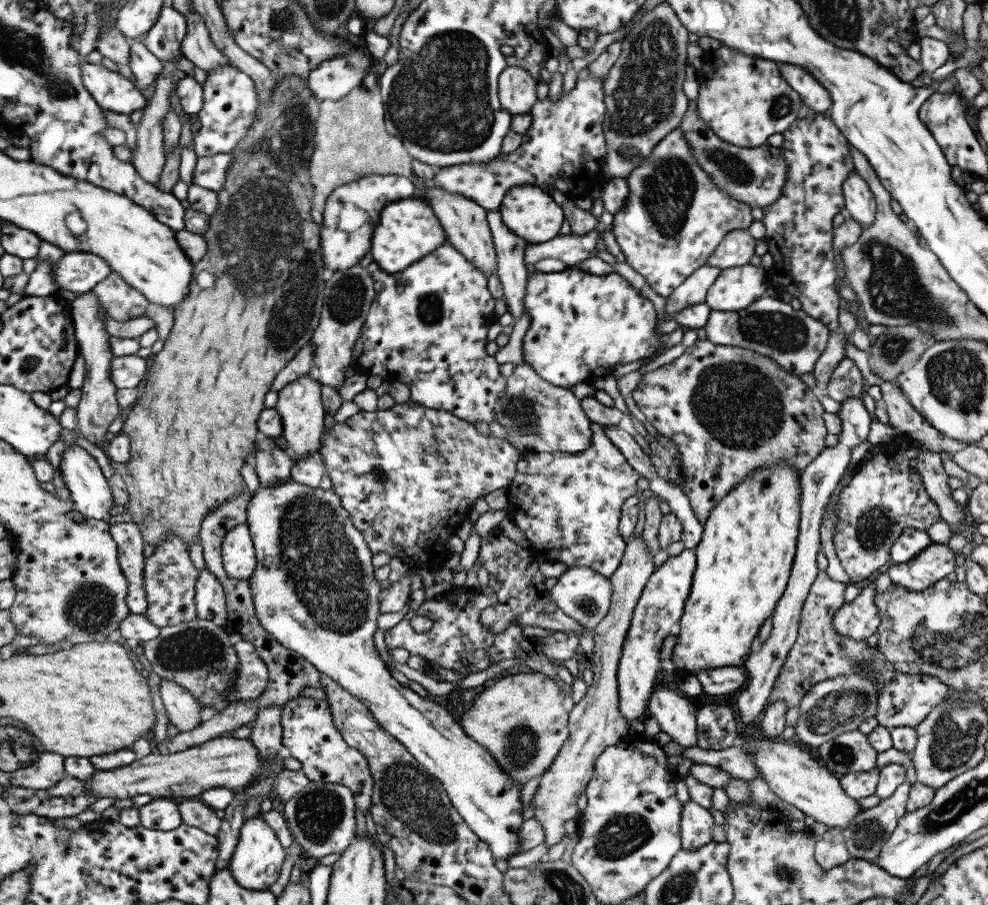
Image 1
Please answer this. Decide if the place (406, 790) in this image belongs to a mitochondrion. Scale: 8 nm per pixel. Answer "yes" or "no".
yes

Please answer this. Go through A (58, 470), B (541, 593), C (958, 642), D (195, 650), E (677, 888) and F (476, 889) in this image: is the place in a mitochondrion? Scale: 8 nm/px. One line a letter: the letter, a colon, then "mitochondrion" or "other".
A: other
B: other
C: mitochondrion
D: mitochondrion
E: mitochondrion
F: other

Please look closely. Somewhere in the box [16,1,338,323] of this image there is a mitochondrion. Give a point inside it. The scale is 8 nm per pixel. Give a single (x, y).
(59, 86)

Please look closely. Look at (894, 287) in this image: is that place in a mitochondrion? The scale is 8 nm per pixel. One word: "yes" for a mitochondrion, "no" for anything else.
yes

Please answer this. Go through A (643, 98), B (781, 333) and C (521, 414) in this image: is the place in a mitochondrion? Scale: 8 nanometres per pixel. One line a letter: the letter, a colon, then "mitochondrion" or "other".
A: mitochondrion
B: mitochondrion
C: mitochondrion

